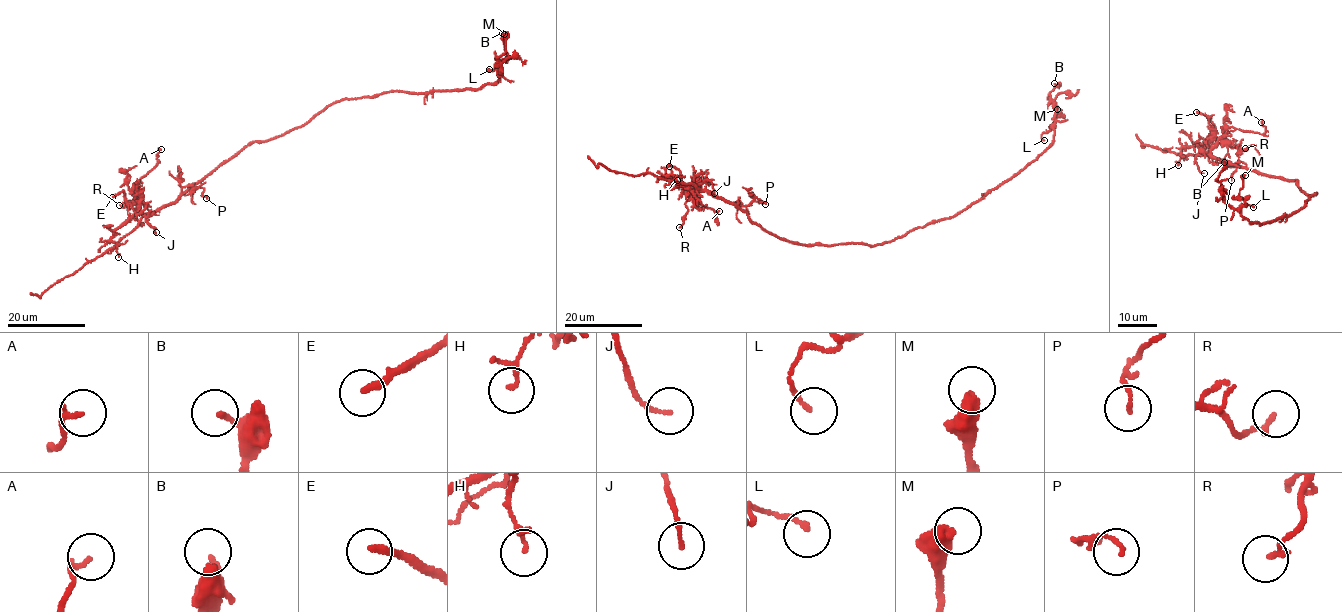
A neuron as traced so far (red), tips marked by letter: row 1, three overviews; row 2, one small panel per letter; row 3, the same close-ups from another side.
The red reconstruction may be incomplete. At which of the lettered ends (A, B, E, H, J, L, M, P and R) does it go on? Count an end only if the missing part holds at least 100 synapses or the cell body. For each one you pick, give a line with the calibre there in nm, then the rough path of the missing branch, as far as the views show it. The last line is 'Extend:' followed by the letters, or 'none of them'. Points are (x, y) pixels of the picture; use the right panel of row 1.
Extend: none of them

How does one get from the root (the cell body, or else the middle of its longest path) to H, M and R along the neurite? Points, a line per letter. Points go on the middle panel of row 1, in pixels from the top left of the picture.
H: (848, 243), (808, 245), (780, 239), (741, 208), (706, 190), (671, 182), (668, 175), (677, 180)
M: (848, 243), (882, 244), (955, 216), (980, 200), (1046, 150), (1060, 115), (1057, 109)
R: (848, 243), (808, 245), (780, 239), (741, 208), (706, 190), (692, 193), (679, 227)

